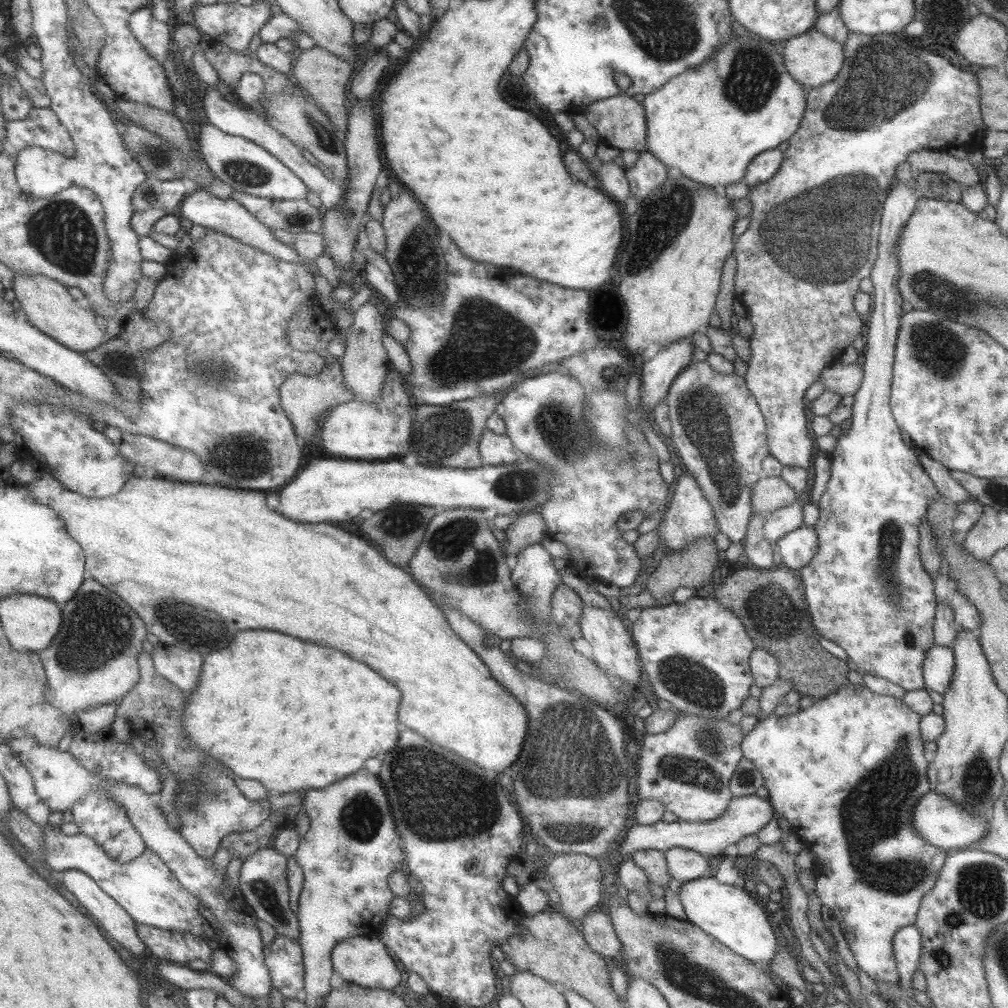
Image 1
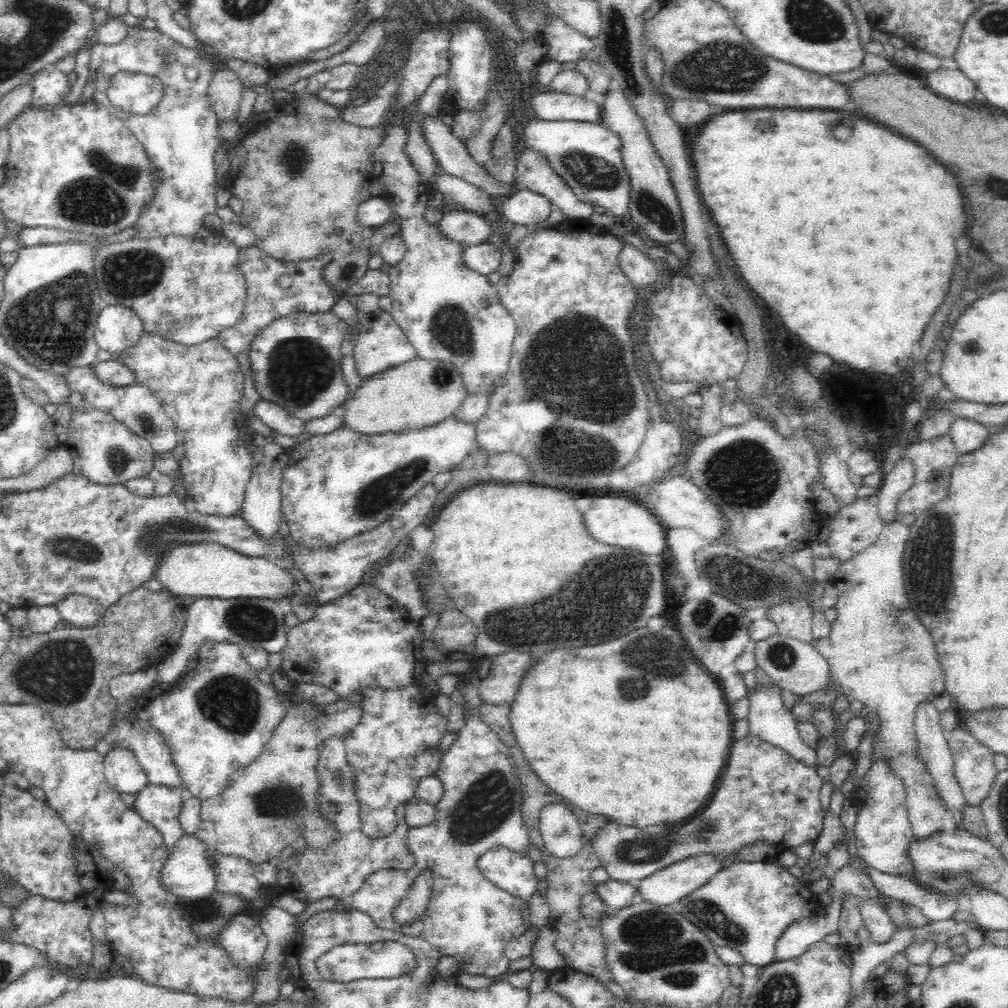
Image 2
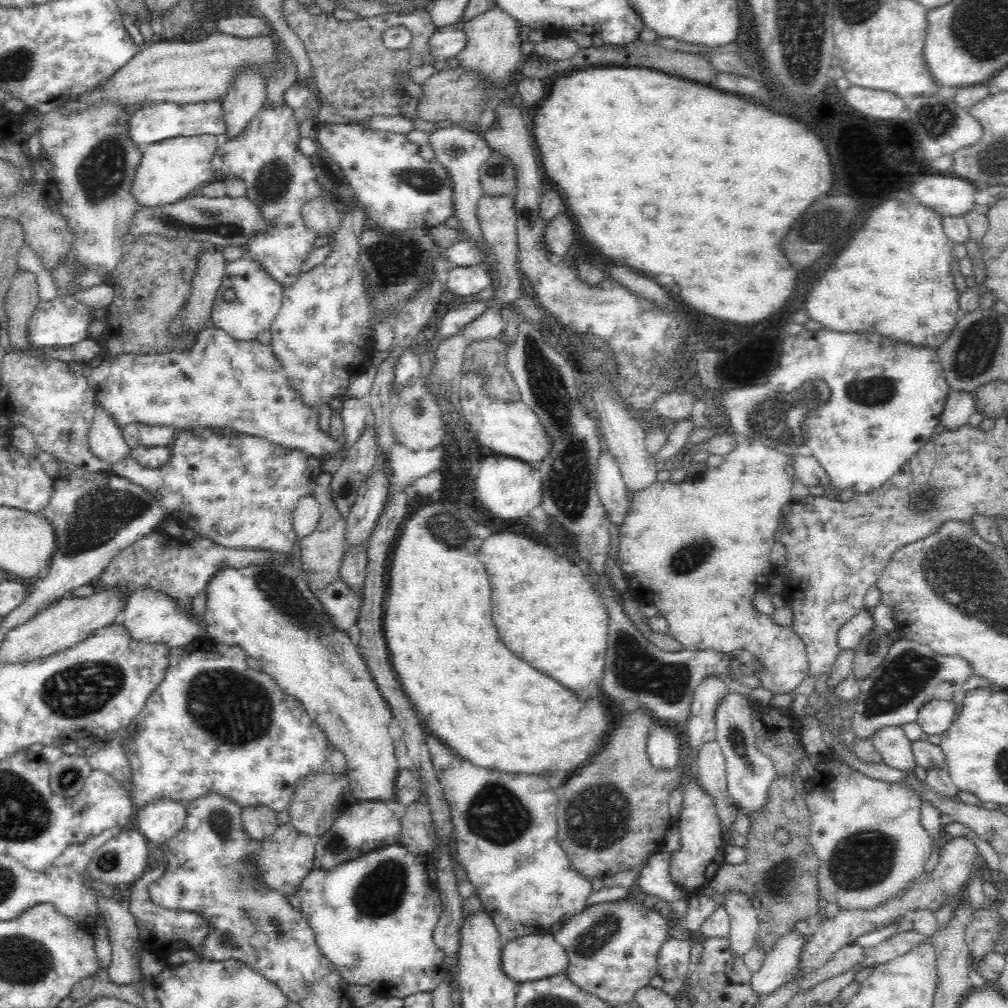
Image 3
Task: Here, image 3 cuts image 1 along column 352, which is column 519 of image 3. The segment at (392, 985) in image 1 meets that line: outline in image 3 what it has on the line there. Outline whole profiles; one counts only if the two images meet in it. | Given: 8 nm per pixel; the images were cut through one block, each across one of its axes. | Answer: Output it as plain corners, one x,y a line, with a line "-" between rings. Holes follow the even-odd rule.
536,932
526,936
504,942
502,950
502,969
508,977
517,983
538,980
558,973
565,973
570,960
568,951
560,942
556,941
554,934
550,932

